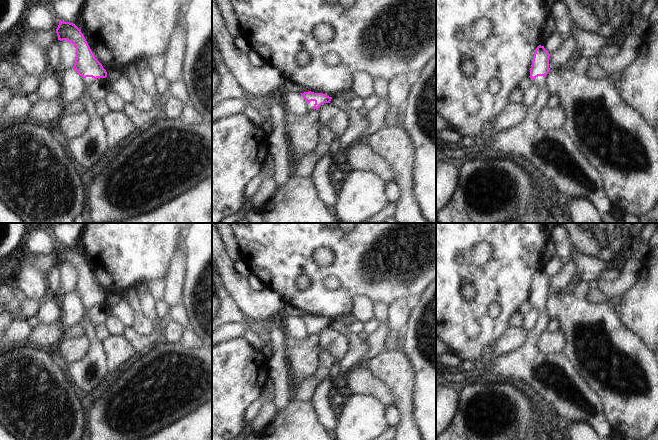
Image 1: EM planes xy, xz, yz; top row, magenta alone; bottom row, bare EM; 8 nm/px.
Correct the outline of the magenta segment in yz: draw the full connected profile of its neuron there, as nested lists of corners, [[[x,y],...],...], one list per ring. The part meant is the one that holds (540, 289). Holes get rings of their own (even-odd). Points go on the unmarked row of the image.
[[[539,269],[536,272],[529,301],[540,310],[540,317],[536,327],[529,331],[526,342],[509,353],[492,358],[488,363],[484,364],[484,371],[492,371],[496,375],[501,374],[511,379],[525,381],[538,391],[546,401],[553,404],[561,416],[571,422],[590,424],[600,439],[611,437],[613,436],[612,427],[606,419],[600,397],[579,375],[565,355],[545,354],[539,349],[540,336],[550,322],[546,309],[546,299],[550,295],[549,281],[550,278],[544,270]]]

